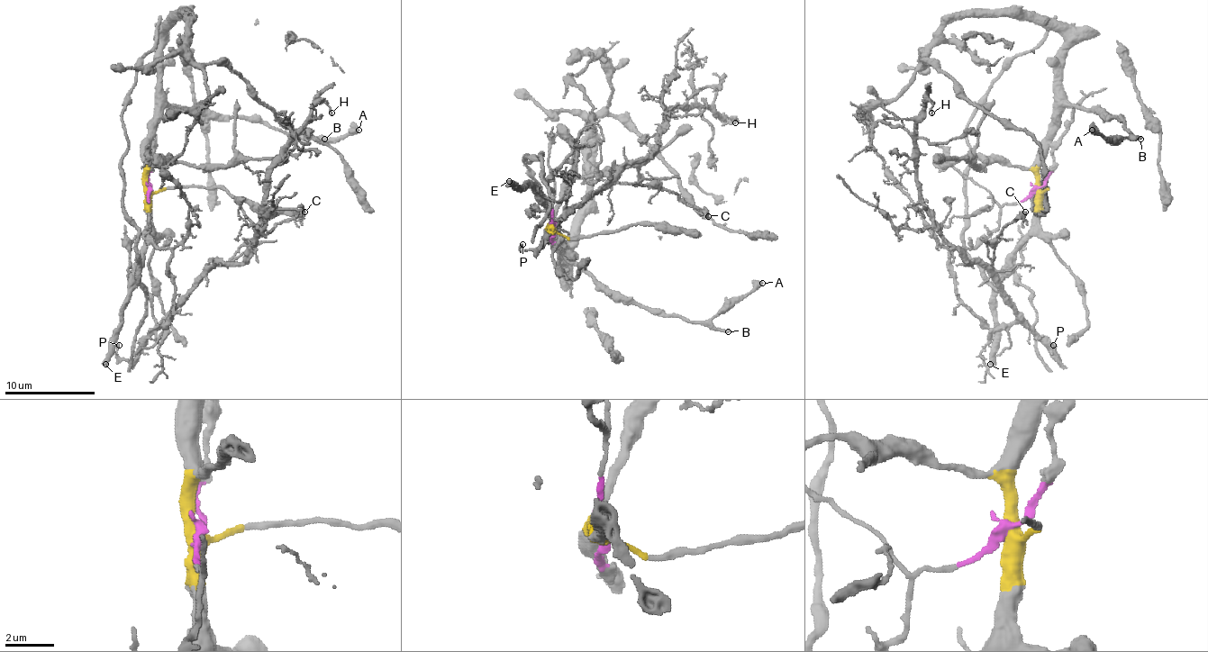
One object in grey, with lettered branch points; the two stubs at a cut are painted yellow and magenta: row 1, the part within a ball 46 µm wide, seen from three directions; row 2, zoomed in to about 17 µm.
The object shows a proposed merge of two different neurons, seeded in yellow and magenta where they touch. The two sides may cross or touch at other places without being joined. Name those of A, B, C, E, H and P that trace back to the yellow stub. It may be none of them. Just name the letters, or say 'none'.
A, B, E

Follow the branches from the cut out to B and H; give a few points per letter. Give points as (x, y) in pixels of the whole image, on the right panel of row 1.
B: (1037, 188), (1043, 139), (1052, 118), (1066, 106), (1094, 109), (1098, 113), (1116, 116), (1131, 134), (1140, 139)
H: (1037, 188), (950, 254), (955, 294), (991, 329), (1016, 308), (944, 236), (916, 179), (928, 100), (932, 113)

